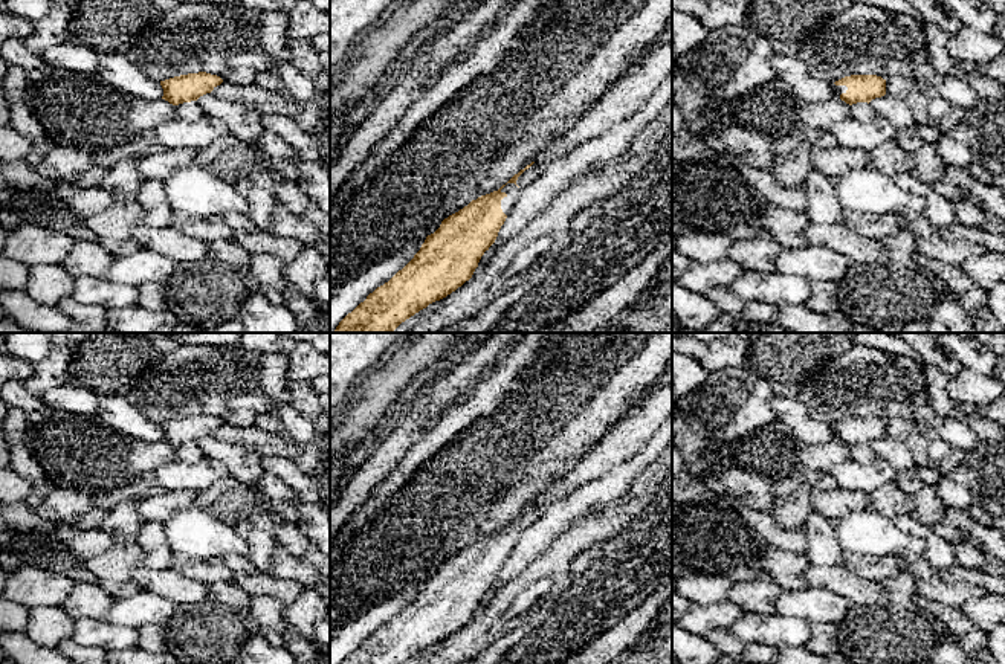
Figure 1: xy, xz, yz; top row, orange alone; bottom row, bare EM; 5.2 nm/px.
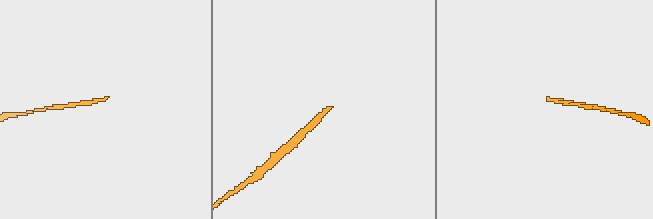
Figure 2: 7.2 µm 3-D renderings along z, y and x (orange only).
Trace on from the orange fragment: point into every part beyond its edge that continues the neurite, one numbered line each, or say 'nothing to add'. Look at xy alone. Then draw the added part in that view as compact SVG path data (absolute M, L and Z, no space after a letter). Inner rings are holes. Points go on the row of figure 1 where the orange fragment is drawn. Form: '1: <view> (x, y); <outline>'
1: xy (191, 110); M191 101L176 105L176 118L183 121L199 121L208 116L196 101Z

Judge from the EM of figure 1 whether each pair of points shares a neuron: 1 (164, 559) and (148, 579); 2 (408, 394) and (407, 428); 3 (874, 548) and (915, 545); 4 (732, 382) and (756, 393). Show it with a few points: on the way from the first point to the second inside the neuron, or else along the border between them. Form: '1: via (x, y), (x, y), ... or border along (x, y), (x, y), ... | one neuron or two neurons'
1: border along (142, 565), (170, 568) | two neurons
2: border along (426, 383), (417, 393), (408, 414), (394, 428) | two neurons
3: via (885, 545), (904, 545) | one neuron
4: via (738, 388), (743, 393), (750, 393) | one neuron

